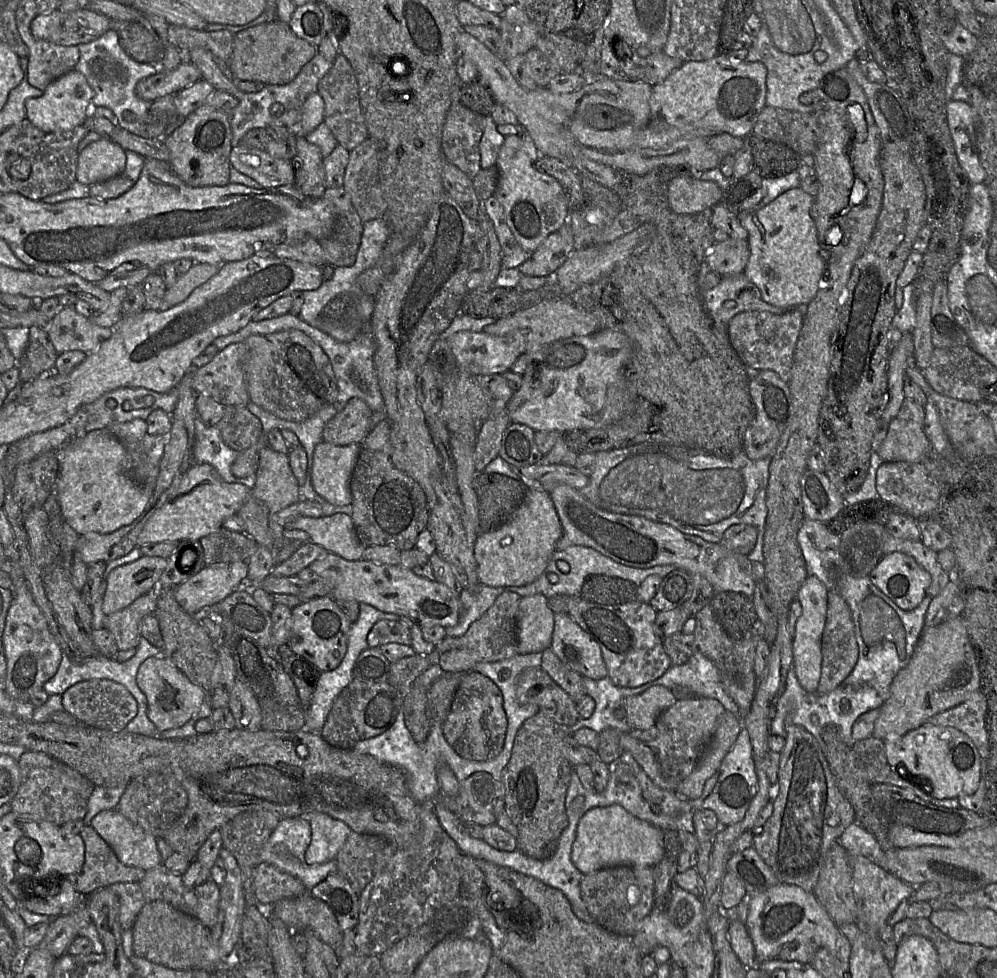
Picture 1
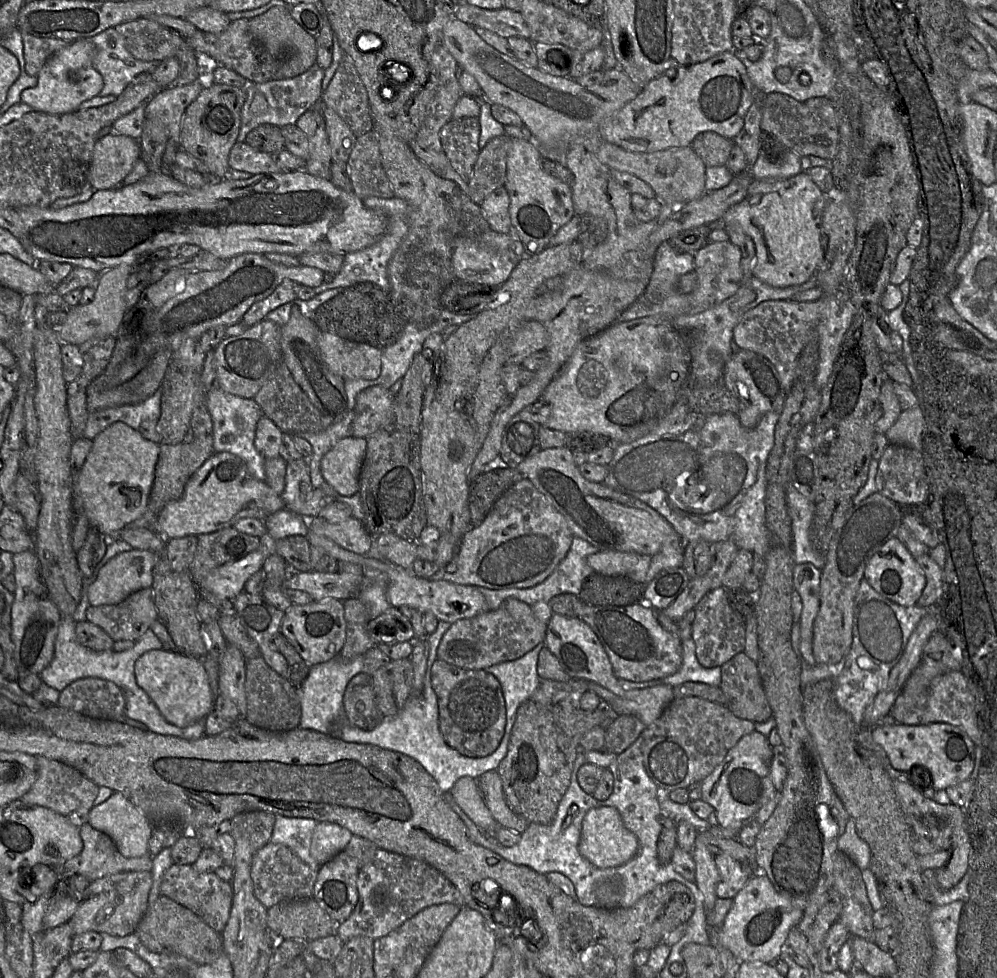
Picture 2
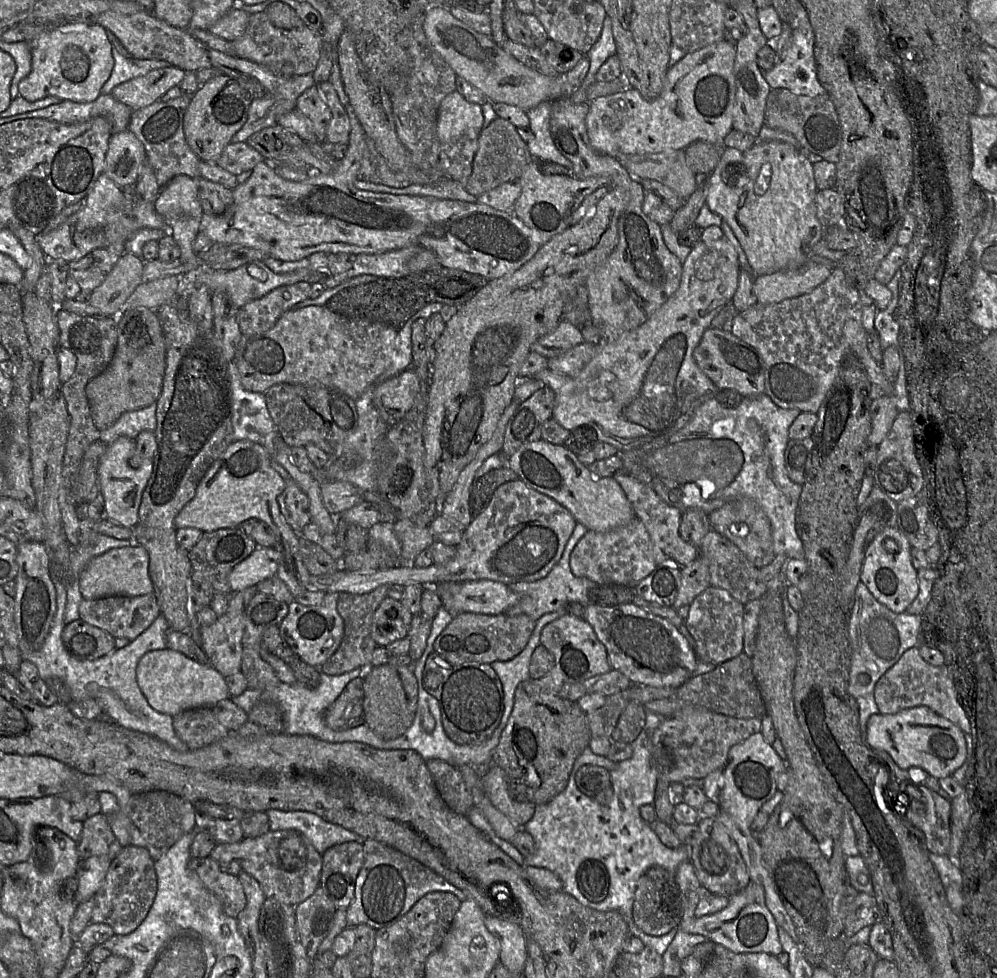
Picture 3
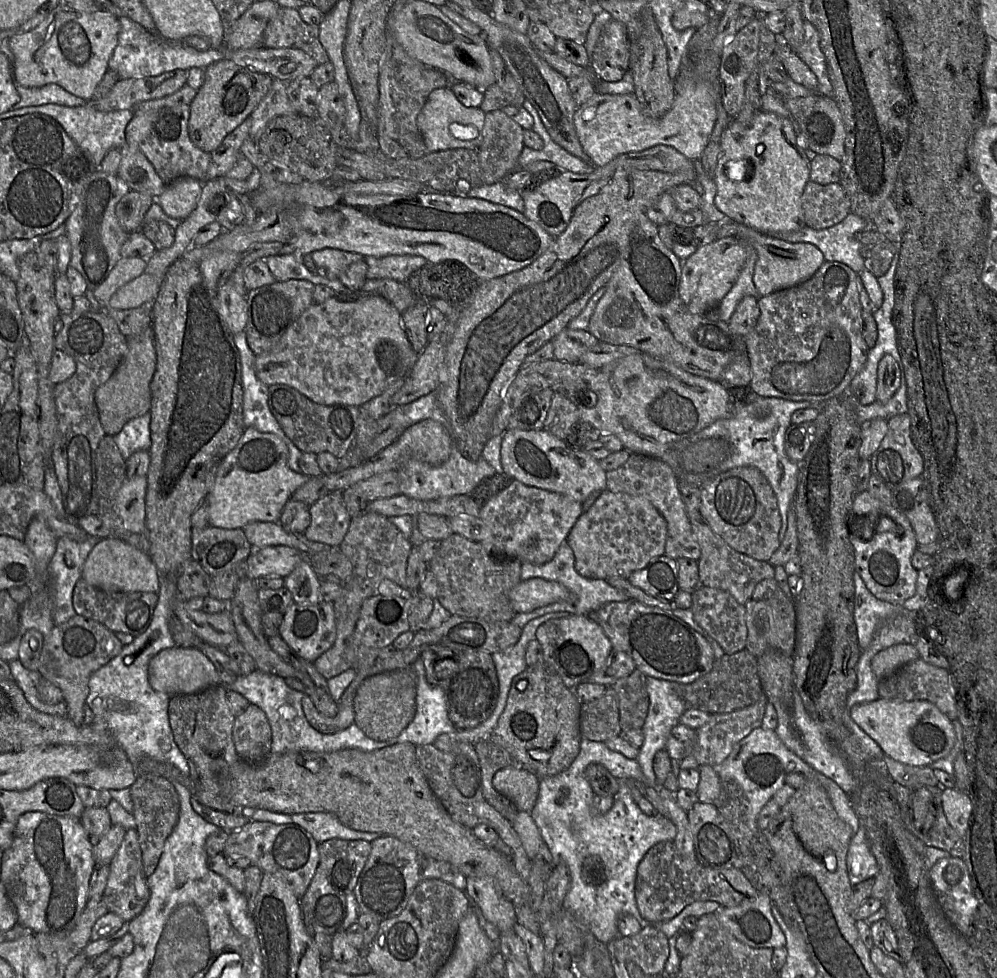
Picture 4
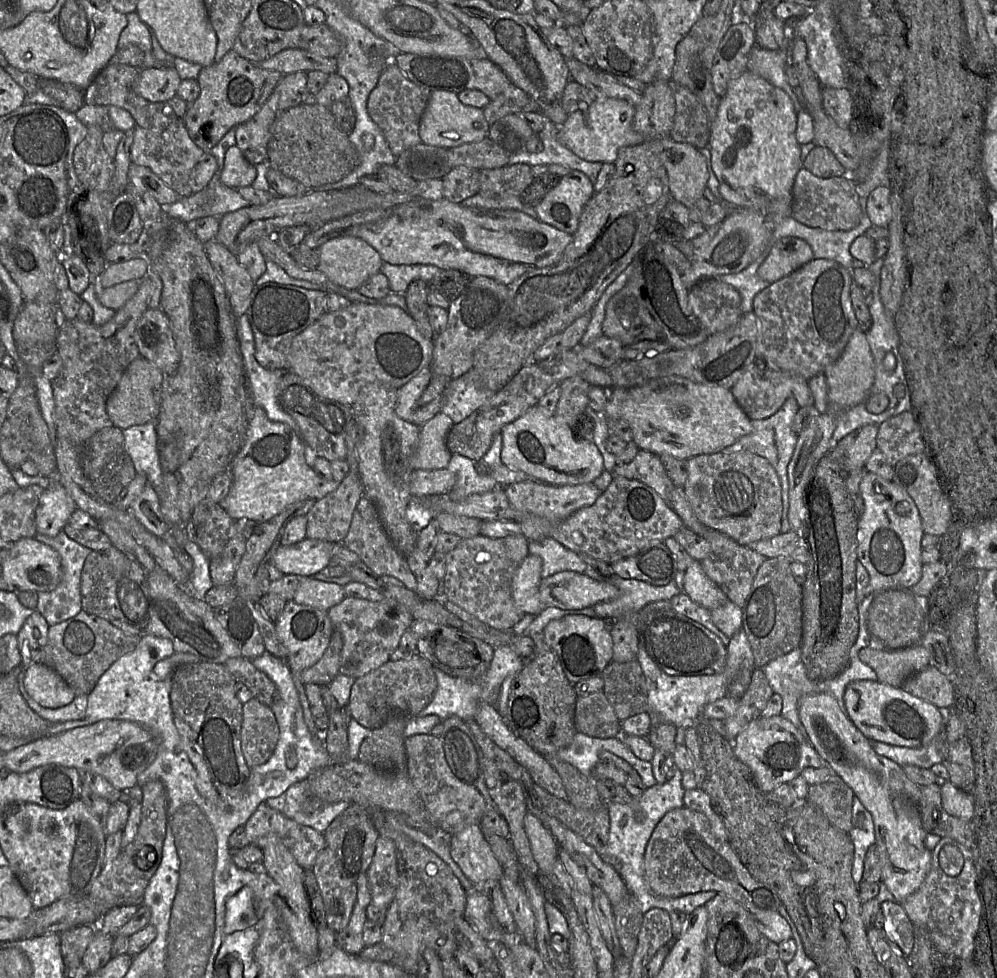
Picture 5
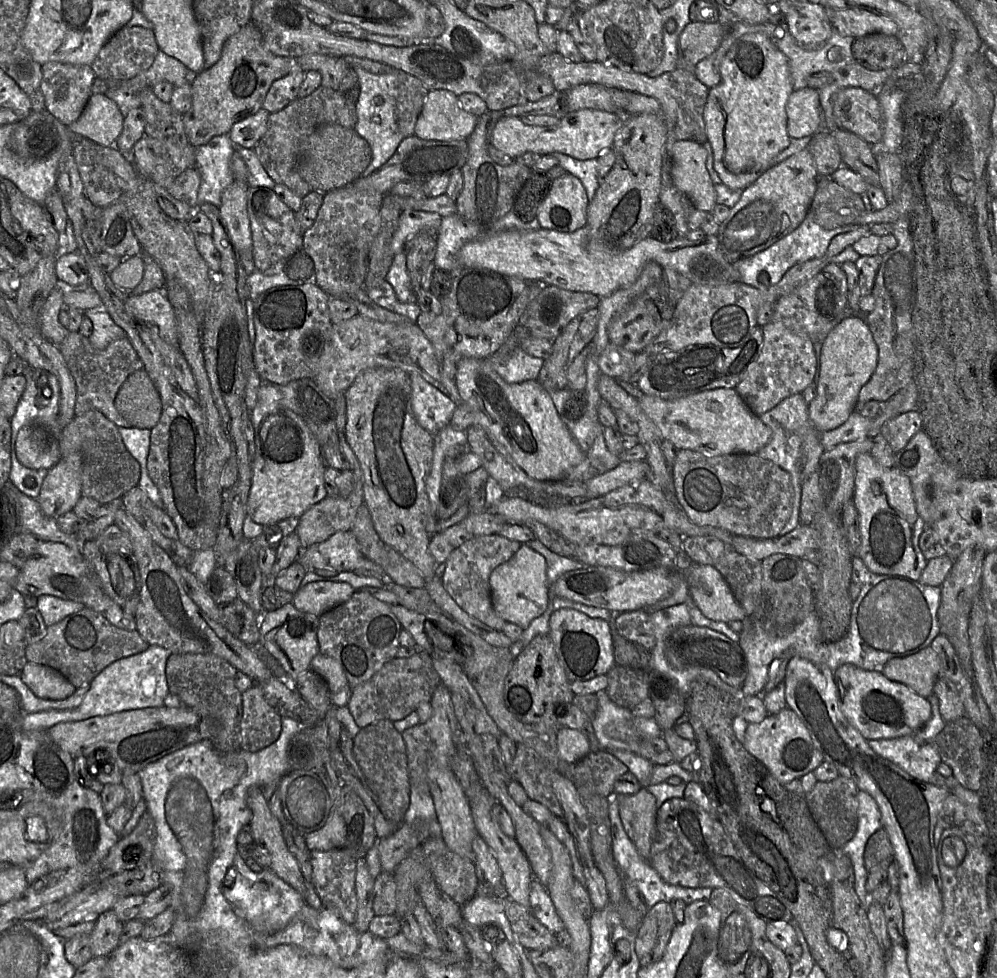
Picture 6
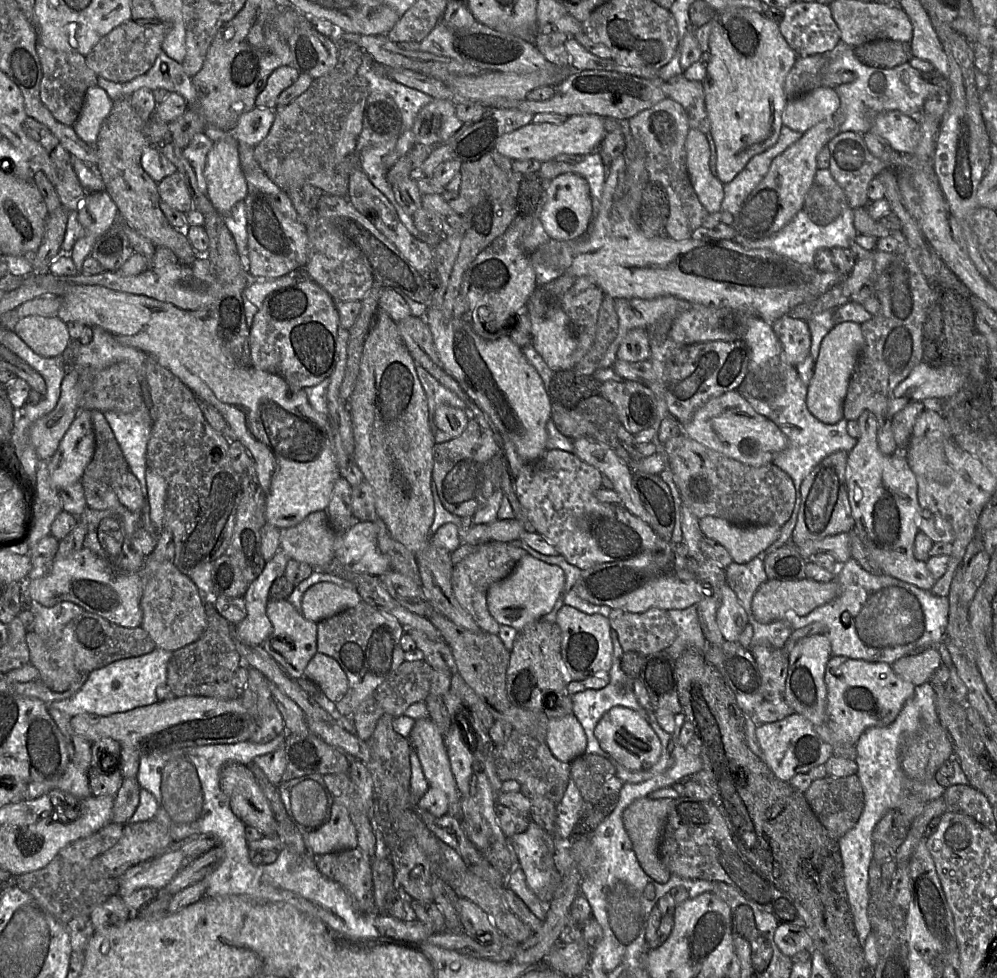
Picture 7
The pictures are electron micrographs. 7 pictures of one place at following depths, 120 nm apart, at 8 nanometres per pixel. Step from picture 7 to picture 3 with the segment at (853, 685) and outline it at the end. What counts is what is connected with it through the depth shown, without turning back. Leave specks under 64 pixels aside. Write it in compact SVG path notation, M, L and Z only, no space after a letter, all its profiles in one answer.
M926 706L901 710L895 714L872 715L866 726L865 741L875 751L886 752L904 770L920 769L937 780L951 776L967 756L964 734L958 726Z

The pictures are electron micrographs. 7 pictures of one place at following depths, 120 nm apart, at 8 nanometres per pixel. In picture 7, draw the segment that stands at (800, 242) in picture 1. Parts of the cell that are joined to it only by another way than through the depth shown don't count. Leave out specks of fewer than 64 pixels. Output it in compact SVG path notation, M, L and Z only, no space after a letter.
M732 7L717 12L715 25L709 37L710 59L704 79L705 107L710 121L710 133L716 148L716 171L723 183L731 182L749 160L772 147L778 140L782 124L782 112L788 102L784 91L785 79L796 61L795 51L782 36L779 25L761 13Z

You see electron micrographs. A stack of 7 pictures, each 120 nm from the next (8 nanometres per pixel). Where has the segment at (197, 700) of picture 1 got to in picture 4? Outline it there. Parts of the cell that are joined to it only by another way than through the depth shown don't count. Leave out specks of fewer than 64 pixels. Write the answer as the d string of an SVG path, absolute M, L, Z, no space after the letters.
M183 647L164 649L152 657L148 665L148 681L153 690L169 696L194 694L222 684L216 668L199 649Z

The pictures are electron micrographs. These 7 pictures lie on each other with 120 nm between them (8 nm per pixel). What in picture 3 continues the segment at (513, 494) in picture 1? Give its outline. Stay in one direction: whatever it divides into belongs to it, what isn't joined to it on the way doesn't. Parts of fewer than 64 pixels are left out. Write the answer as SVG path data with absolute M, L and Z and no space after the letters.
M507 465L493 469L480 478L475 477L470 487L468 499L472 520L488 507L499 486L517 479L519 479L517 473Z

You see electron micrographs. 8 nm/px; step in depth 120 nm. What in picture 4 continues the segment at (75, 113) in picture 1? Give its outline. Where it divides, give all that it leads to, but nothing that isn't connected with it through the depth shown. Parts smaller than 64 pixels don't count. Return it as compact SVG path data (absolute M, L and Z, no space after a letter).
M66 4L54 8L35 28L13 34L8 38L9 48L14 55L14 71L17 81L24 87L57 84L69 93L90 101L109 69L108 63L117 46L120 28L120 19L110 13L79 12Z

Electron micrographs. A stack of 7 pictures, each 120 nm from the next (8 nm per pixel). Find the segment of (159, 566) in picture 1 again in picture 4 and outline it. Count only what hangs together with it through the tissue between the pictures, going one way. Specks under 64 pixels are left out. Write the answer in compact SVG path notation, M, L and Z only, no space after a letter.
M114 535L102 538L92 549L81 576L89 585L109 592L157 593L160 589L160 575L148 554Z

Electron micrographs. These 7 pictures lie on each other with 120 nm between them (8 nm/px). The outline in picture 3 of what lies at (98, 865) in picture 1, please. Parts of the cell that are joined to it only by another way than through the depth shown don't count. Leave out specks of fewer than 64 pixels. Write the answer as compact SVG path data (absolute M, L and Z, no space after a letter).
M100 812L83 822L81 840L78 843L81 861L102 855L115 859L121 849L106 814Z

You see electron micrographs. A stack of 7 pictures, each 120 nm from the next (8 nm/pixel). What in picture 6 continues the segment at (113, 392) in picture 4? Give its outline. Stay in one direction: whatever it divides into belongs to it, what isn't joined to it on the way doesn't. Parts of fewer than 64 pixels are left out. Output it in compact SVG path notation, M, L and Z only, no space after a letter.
M144 368L127 377L117 393L115 407L129 427L152 429L158 423L161 397Z

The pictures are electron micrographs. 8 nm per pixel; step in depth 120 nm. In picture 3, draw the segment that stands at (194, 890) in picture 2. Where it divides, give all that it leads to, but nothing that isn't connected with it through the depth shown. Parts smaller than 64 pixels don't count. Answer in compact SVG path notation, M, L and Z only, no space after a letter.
M210 856L192 858L188 867L196 872L205 887L219 898L225 914L238 918L246 905L243 886L238 876L223 872L221 864Z

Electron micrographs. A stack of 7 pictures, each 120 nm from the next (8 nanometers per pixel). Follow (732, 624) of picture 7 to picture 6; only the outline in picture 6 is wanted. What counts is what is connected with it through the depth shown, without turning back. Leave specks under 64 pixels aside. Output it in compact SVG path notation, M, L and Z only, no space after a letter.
M698 564L689 570L689 600L708 619L729 623L746 617L723 576L713 565Z

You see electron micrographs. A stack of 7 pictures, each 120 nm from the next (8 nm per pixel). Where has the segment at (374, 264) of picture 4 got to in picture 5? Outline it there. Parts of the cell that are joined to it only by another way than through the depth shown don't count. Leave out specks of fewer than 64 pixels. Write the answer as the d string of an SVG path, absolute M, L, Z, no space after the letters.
M384 261L380 268L394 293L405 293L409 284L415 280L429 282L438 271L439 268L431 264L390 264Z

